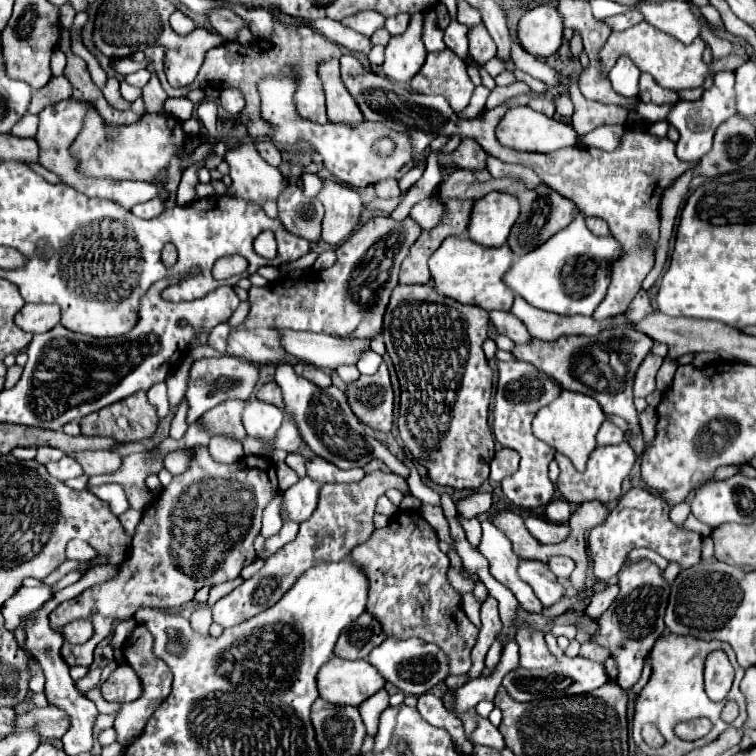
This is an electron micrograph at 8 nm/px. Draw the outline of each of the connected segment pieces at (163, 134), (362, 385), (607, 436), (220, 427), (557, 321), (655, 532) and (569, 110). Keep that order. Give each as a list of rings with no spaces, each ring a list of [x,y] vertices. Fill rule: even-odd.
[[[88,107],[88,115],[84,117],[82,129],[78,139],[72,143],[70,153],[78,161],[78,171],[84,173],[84,177],[108,177],[108,179],[136,179],[136,181],[151,182],[160,188],[160,197],[169,199],[171,194],[176,194],[180,183],[180,163],[182,159],[176,157],[176,147],[184,141],[184,131],[178,119],[160,113],[160,115],[142,115],[136,123],[132,125],[122,125],[122,127],[106,127],[106,123],[100,119],[98,111],[94,107]],[[160,169],[167,170],[167,180],[165,184],[156,182],[156,176]]]
[[[382,363],[374,375],[360,375],[356,381],[348,383],[346,397],[360,423],[382,433],[392,429],[394,391],[386,363]]]
[[[604,421],[604,425],[600,427],[598,435],[596,435],[596,443],[598,445],[618,445],[624,441],[624,433],[610,421]]]
[[[230,399],[230,401],[216,405],[212,411],[204,413],[202,421],[214,435],[242,439],[246,437],[246,431],[242,425],[242,411],[244,411],[244,401]]]
[[[520,297],[514,299],[514,305],[510,311],[526,325],[532,337],[538,337],[542,341],[554,341],[562,335],[598,335],[602,329],[624,323],[624,315],[618,315],[606,321],[594,321],[592,317],[582,317],[582,315],[562,317],[556,313],[540,311]]]
[[[630,489],[624,497],[620,497],[618,505],[608,513],[606,523],[593,528],[588,537],[588,549],[594,561],[596,579],[604,581],[614,577],[620,571],[626,555],[638,547],[652,549],[662,557],[666,557],[668,561],[680,563],[682,569],[688,569],[694,563],[698,563],[702,537],[694,531],[674,525],[668,513],[670,513],[670,507],[660,499],[660,495],[654,495],[646,489]]]
[[[560,95],[560,97],[556,99],[556,113],[562,115],[562,117],[566,117],[566,119],[572,117],[572,113],[574,113],[574,105],[572,105],[572,101],[570,101],[568,95]]]

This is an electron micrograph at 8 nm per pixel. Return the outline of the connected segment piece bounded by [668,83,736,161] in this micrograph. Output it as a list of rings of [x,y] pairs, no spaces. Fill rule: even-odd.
[[[712,83],[712,87],[706,89],[698,101],[680,101],[668,117],[668,121],[680,131],[680,141],[676,145],[678,159],[700,161],[712,147],[716,127],[720,127],[730,117],[730,113],[736,113],[734,83]]]

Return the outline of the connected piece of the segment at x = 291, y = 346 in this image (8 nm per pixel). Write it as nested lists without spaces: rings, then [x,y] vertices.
[[[282,329],[282,347],[288,355],[294,355],[316,367],[336,369],[338,365],[354,365],[358,355],[370,347],[370,339],[340,339],[324,333],[310,331],[286,331]]]

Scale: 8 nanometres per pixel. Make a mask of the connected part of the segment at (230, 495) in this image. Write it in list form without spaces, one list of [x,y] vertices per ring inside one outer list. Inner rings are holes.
[[[202,445],[192,447],[190,467],[184,473],[174,475],[172,483],[158,493],[160,499],[156,499],[156,503],[150,503],[144,509],[132,539],[132,551],[128,559],[120,563],[118,573],[104,583],[88,587],[78,597],[58,605],[50,613],[50,627],[58,633],[62,633],[62,627],[68,625],[72,619],[86,617],[94,623],[94,635],[86,643],[82,645],[72,645],[68,641],[62,643],[62,651],[60,651],[62,659],[70,667],[74,665],[90,667],[94,647],[112,633],[116,621],[132,619],[140,607],[158,607],[158,609],[180,607],[192,601],[194,593],[200,587],[218,585],[218,583],[236,579],[242,567],[250,565],[256,559],[252,543],[254,543],[254,537],[260,533],[262,511],[272,499],[272,489],[274,489],[270,479],[272,471],[276,473],[270,459],[240,459],[238,463],[226,465],[226,463],[214,461],[208,447],[202,447]]]

